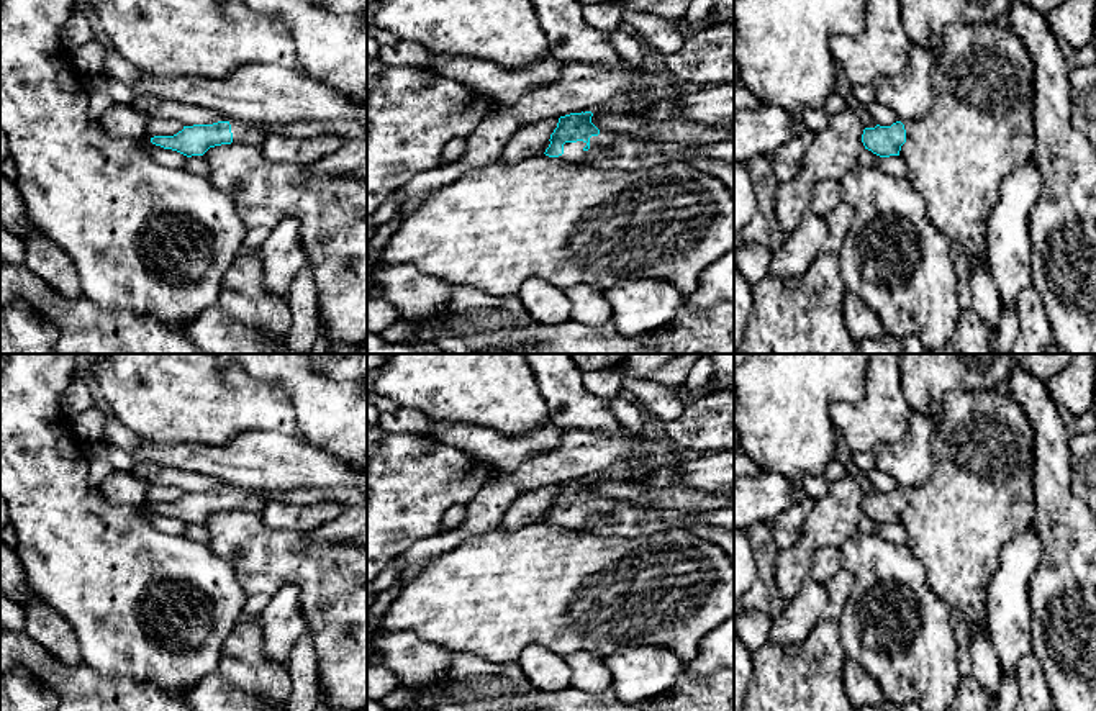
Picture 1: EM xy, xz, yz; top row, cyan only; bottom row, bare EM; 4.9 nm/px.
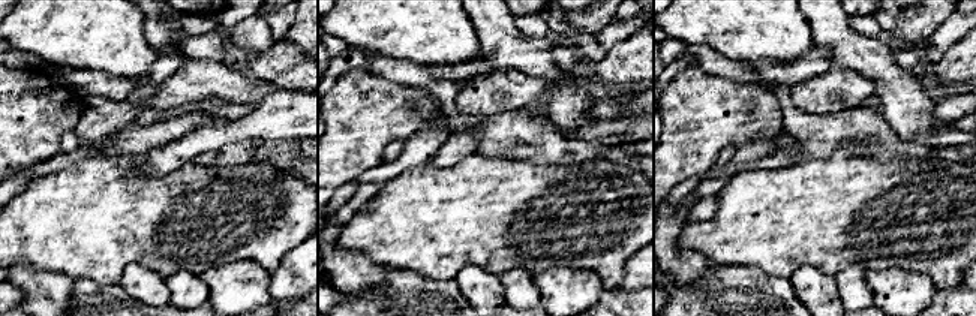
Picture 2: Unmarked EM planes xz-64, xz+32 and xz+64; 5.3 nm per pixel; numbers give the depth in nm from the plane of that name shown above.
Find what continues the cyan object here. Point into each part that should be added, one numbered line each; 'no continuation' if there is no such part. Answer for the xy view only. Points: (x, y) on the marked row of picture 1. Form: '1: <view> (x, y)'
1: xy (253, 135)

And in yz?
no continuation

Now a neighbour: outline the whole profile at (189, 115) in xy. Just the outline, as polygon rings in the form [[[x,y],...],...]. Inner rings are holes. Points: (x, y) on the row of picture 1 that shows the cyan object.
[[[138,95],[134,100],[134,106],[144,111],[149,118],[177,120],[183,126],[229,121],[224,115],[216,110],[164,100],[152,95]]]

